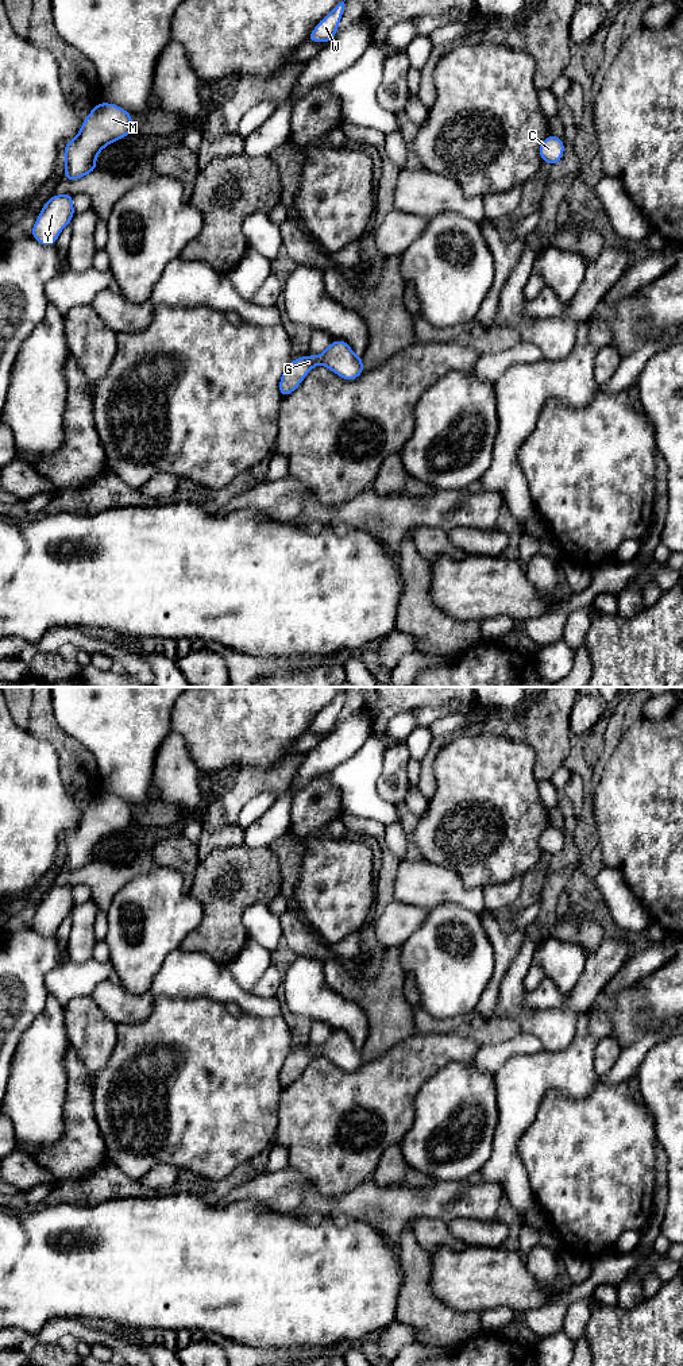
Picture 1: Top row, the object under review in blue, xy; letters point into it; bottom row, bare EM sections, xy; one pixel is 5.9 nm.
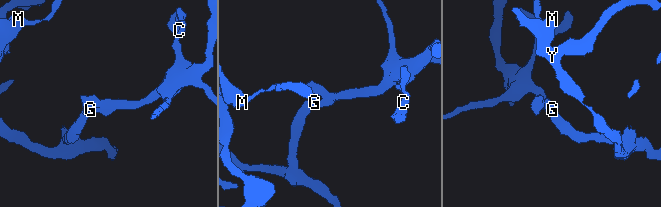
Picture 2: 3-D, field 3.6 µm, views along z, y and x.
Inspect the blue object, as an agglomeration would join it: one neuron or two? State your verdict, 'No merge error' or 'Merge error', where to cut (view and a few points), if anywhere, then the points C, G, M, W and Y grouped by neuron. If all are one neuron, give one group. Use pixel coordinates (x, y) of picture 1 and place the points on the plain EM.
No merge error. No split. Groups: C G M W Y

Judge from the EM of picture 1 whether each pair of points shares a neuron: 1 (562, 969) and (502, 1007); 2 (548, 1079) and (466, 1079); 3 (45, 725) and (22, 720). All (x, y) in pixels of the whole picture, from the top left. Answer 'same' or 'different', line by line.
1: different
2: different
3: different

